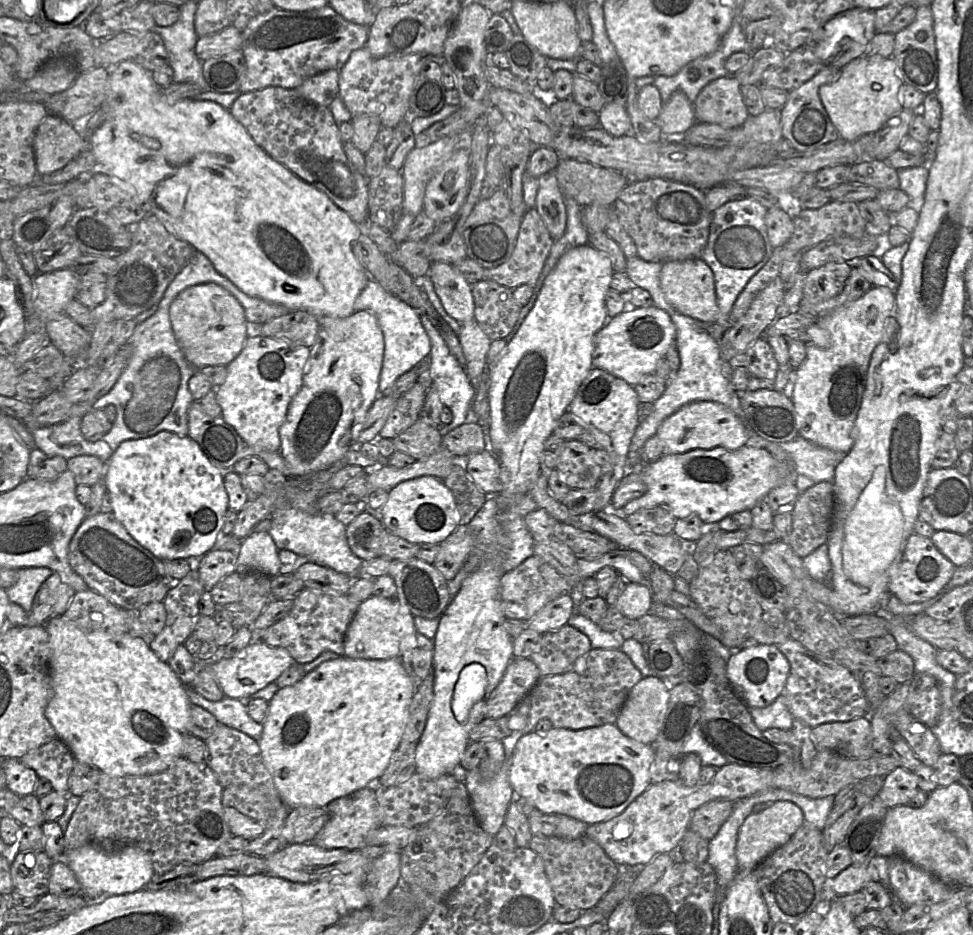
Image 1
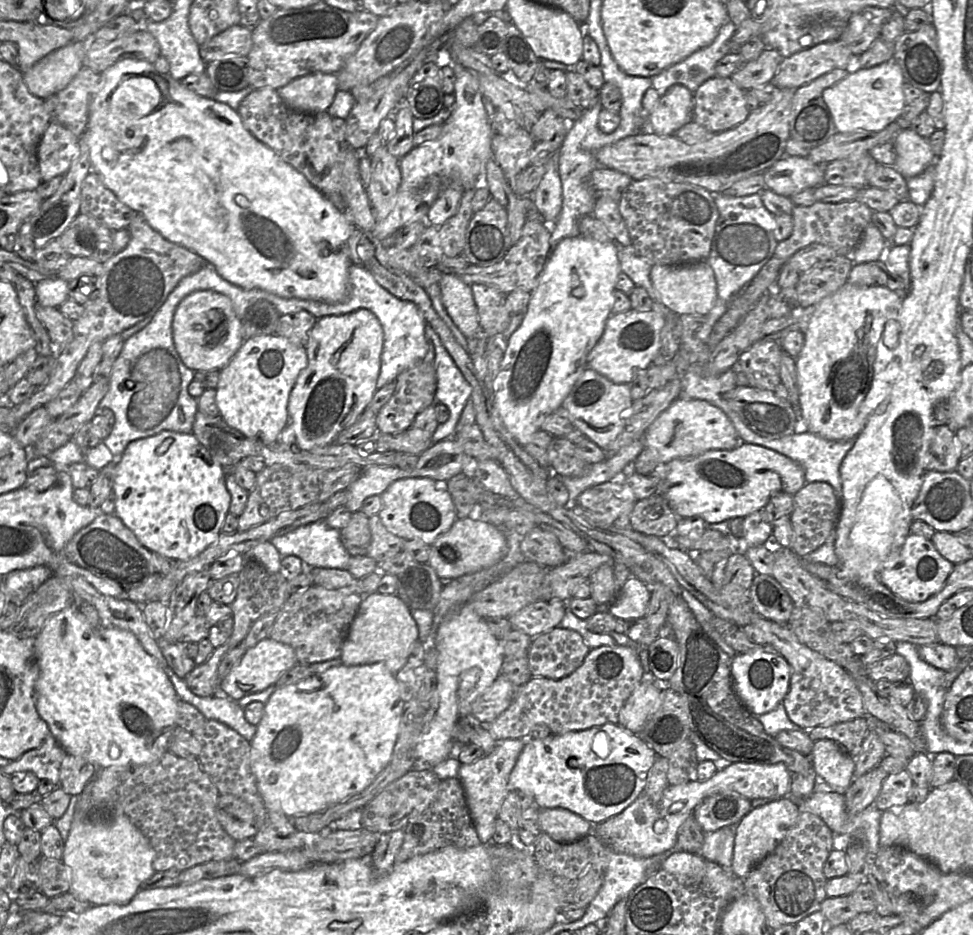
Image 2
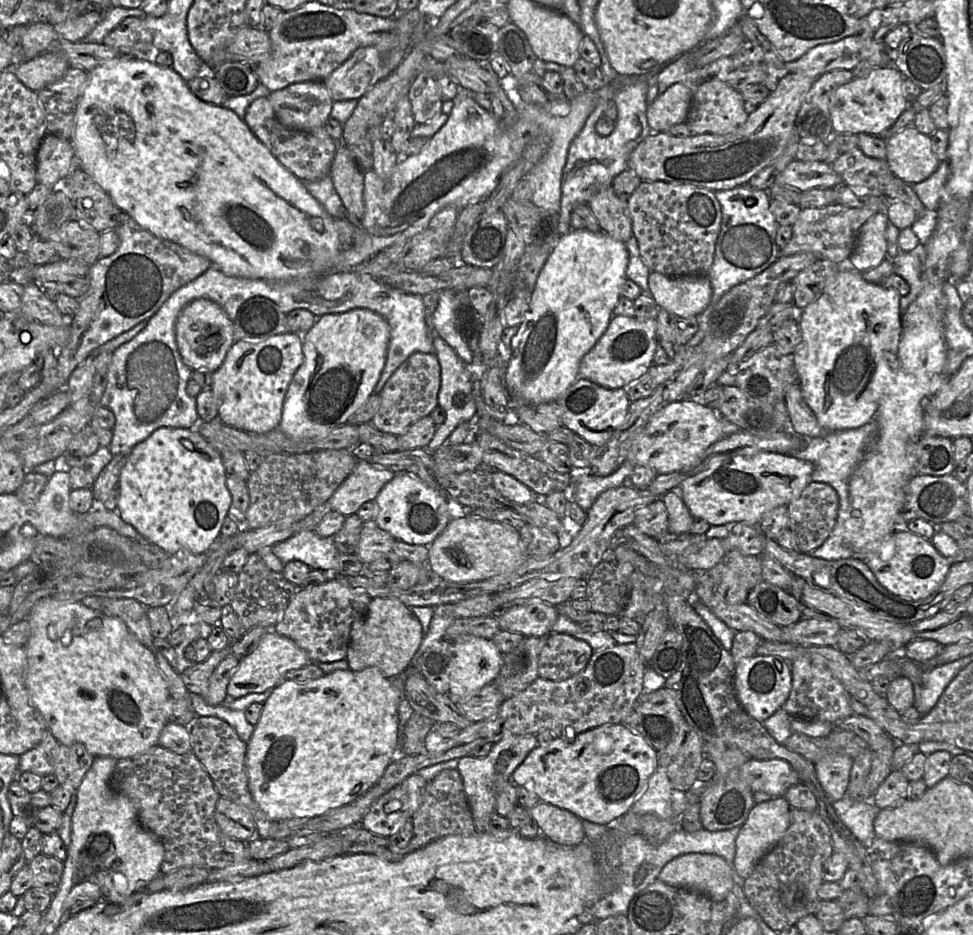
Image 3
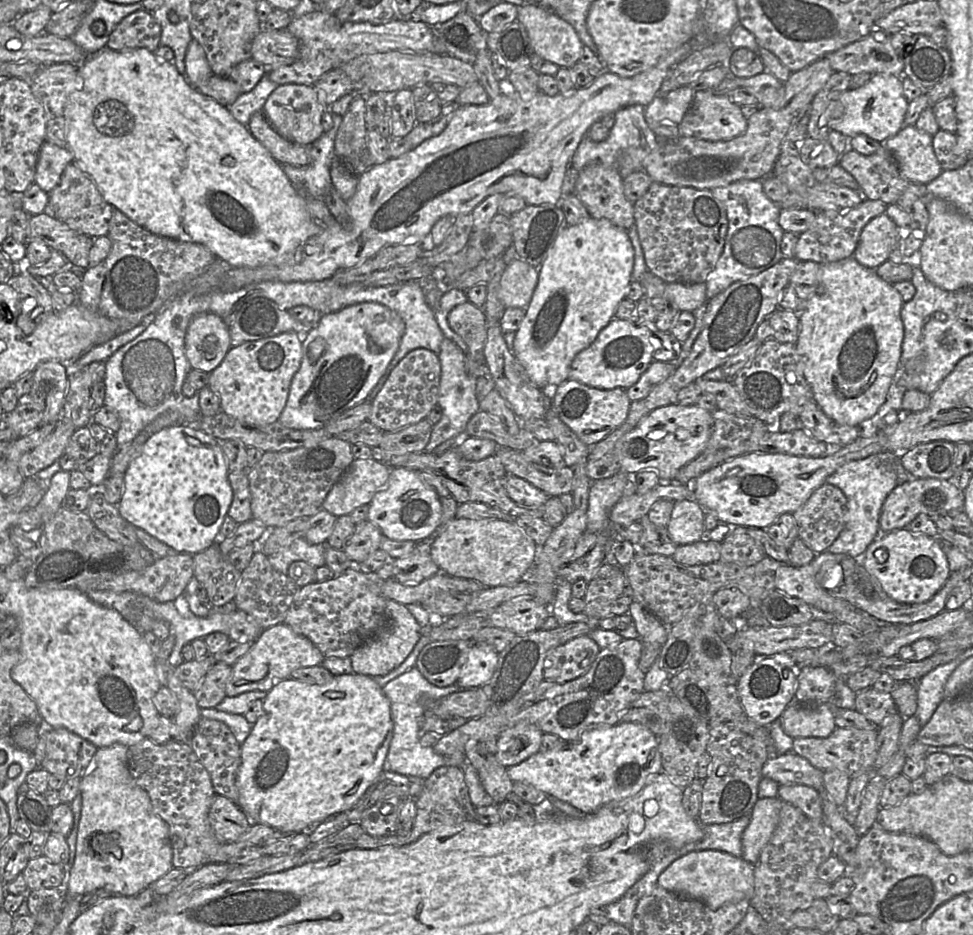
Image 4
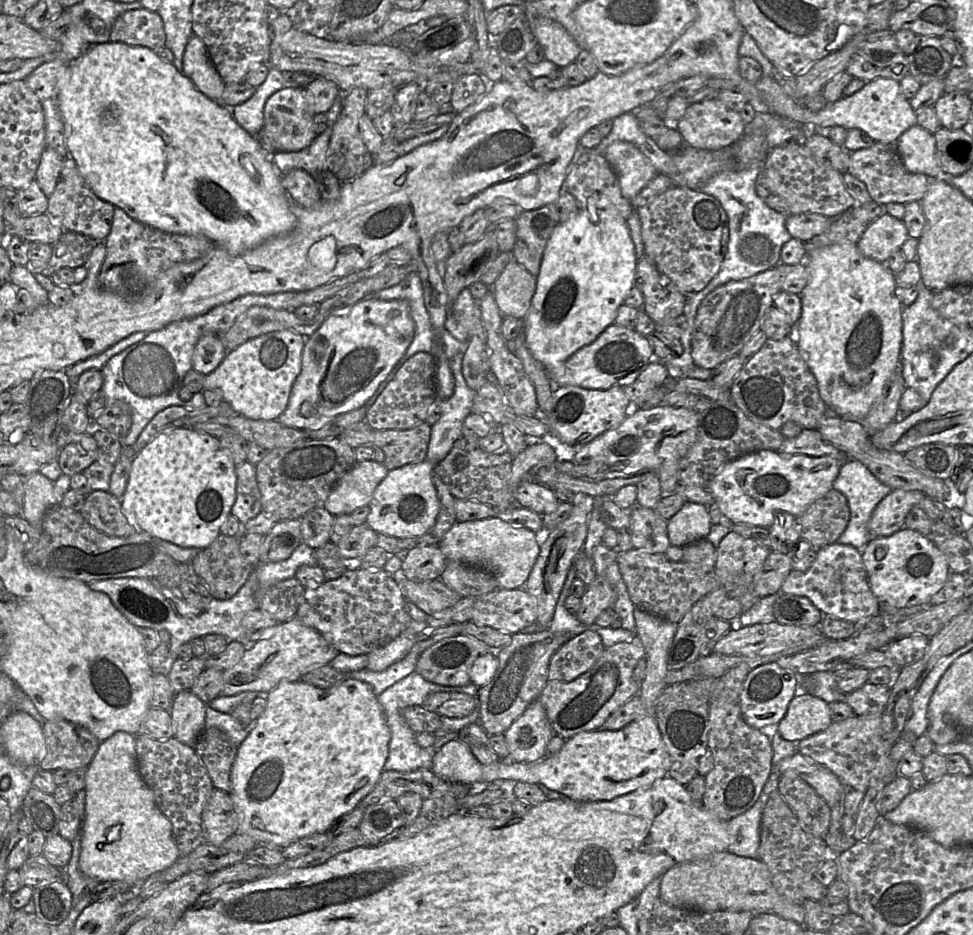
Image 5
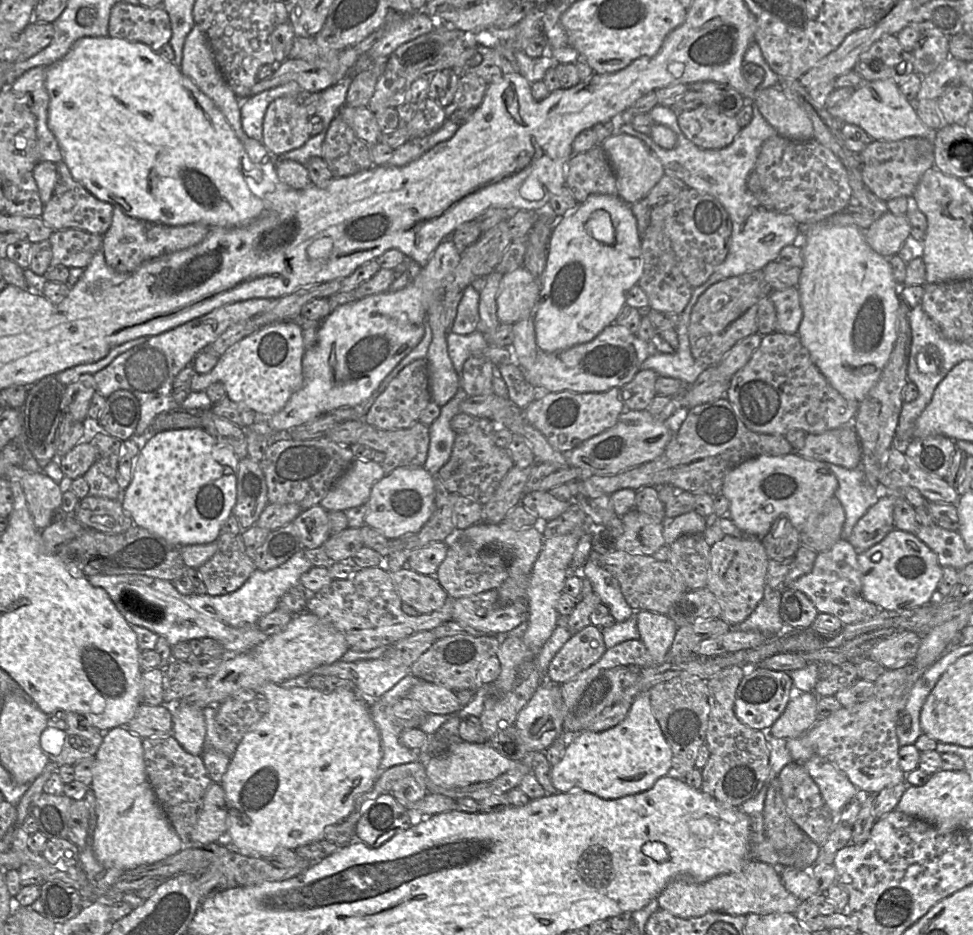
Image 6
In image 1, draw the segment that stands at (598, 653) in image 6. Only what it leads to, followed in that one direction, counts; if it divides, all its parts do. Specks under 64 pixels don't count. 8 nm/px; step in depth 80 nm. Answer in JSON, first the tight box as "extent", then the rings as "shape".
{"extent":[529,625,591,677],"shape":[[[565,625],[547,632],[529,657],[542,677],[561,675],[585,663],[584,656],[591,650],[588,637],[576,628]]]}

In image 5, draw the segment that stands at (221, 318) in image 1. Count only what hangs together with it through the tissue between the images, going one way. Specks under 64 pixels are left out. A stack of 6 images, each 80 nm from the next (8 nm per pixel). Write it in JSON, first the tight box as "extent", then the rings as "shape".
{"extent":[192,334,227,375],"shape":[[[216,334],[203,335],[197,342],[192,355],[192,368],[208,375],[223,361],[227,354],[221,336]]]}

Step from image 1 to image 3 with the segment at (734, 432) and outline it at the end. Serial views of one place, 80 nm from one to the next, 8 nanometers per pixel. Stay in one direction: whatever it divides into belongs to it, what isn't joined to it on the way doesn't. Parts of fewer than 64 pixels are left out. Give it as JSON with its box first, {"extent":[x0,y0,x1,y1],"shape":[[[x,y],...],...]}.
{"extent":[627,398,722,474],"shape":[[[685,398],[669,403],[650,418],[634,439],[627,461],[634,466],[649,467],[656,474],[691,469],[701,463],[706,450],[722,437],[721,416],[717,411]]]}

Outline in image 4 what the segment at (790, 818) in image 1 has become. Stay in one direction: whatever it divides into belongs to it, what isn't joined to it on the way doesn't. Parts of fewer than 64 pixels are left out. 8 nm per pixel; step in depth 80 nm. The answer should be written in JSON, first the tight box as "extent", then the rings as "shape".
{"extent":[742,796,782,864],"shape":[[[776,796],[758,798],[750,812],[750,823],[742,834],[742,856],[756,864],[761,850],[769,842],[779,821],[782,800]]]}

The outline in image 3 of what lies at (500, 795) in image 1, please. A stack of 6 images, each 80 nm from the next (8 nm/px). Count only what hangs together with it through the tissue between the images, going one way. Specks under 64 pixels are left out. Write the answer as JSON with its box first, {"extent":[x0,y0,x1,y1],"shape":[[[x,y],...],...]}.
{"extent":[458,735,538,833],"shape":[[[536,735],[505,736],[496,744],[484,758],[463,756],[458,759],[459,771],[467,801],[472,813],[476,833],[488,832],[488,823],[495,812],[497,795],[507,781],[511,781],[513,771],[523,762],[527,755],[538,746]]]}

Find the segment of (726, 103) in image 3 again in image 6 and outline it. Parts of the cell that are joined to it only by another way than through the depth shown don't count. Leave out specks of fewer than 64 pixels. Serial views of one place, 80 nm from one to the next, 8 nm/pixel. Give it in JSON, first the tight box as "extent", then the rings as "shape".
{"extent":[678,104,742,150],"shape":[[[703,104],[679,113],[678,123],[688,140],[708,150],[727,147],[742,129],[736,117],[727,116]]]}

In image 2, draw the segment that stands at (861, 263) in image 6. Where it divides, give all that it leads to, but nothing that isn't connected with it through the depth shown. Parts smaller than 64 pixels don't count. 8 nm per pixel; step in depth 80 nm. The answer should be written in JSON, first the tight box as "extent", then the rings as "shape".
{"extent":[795,282,902,441],"shape":[[[846,282],[811,308],[808,325],[803,333],[804,345],[795,358],[799,390],[798,412],[805,430],[834,441],[856,438],[863,430],[869,416],[869,408],[864,399],[872,383],[877,343],[885,323],[890,319],[898,319],[902,299],[898,292],[884,286],[859,286]]]}

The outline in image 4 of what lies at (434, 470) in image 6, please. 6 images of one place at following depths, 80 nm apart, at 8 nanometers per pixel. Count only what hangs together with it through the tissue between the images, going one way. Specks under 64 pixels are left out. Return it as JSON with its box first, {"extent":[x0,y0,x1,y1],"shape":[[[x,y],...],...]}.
{"extent":[424,339,480,453],"shape":[[[444,339],[440,345],[438,358],[441,364],[441,379],[438,392],[438,405],[442,409],[440,421],[432,426],[430,441],[424,452],[432,453],[443,442],[465,435],[470,418],[480,411],[480,403],[476,396],[476,379],[466,372],[465,354],[452,341]]]}

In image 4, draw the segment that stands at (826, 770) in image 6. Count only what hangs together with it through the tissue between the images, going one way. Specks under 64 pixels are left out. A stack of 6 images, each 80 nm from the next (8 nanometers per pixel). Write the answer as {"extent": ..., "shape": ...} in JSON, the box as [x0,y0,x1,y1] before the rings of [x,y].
{"extent":[762,752,823,790],"shape":[[[792,752],[772,754],[762,767],[762,776],[779,785],[802,784],[815,790],[823,788],[823,774],[823,770]]]}

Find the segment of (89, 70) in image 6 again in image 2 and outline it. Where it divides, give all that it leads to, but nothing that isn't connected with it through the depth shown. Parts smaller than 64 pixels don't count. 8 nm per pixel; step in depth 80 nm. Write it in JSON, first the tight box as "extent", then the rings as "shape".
{"extent":[85,59,354,303],"shape":[[[123,59],[101,73],[100,88],[89,105],[85,134],[89,146],[91,170],[101,177],[104,185],[122,203],[141,214],[165,239],[203,257],[206,262],[213,264],[217,273],[228,282],[245,290],[261,289],[283,298],[338,303],[346,297],[351,265],[348,238],[354,225],[349,215],[339,210],[327,196],[313,187],[304,175],[284,162],[275,151],[257,140],[244,127],[238,113],[228,105],[198,96],[180,81],[173,79],[170,74],[159,74],[153,64]]]}

